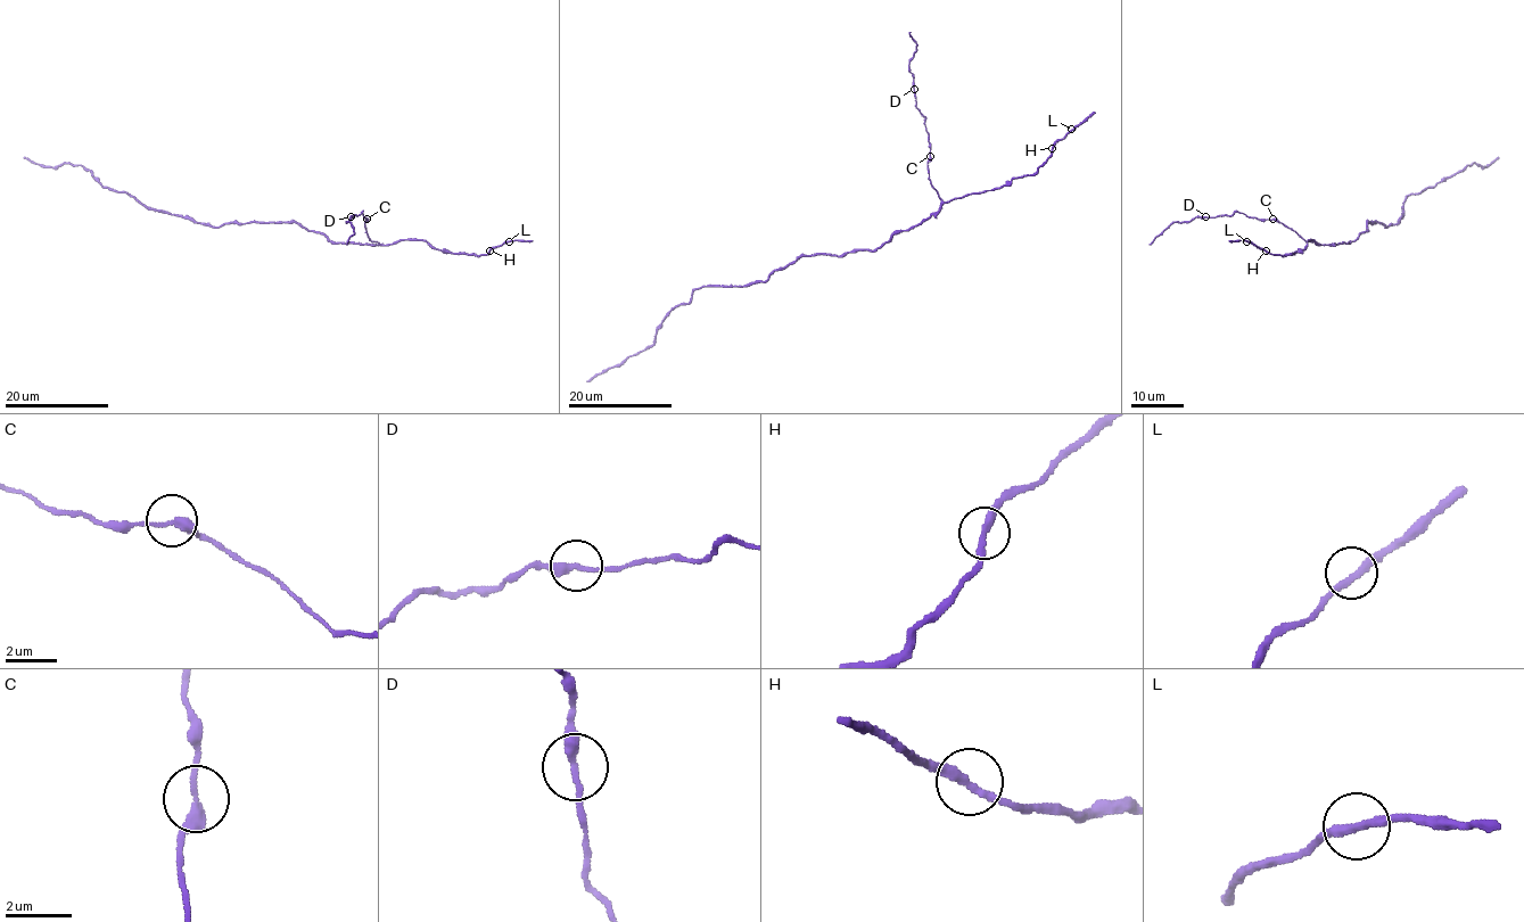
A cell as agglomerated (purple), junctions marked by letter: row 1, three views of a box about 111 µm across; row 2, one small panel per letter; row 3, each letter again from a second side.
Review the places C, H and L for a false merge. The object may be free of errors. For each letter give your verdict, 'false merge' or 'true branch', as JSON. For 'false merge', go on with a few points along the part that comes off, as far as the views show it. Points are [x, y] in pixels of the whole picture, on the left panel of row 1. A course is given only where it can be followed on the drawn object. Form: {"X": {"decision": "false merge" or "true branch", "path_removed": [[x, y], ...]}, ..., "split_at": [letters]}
{"C": {"decision": "true branch"}, "H": {"decision": "true branch"}, "L": {"decision": "true branch"}, "split_at": []}

